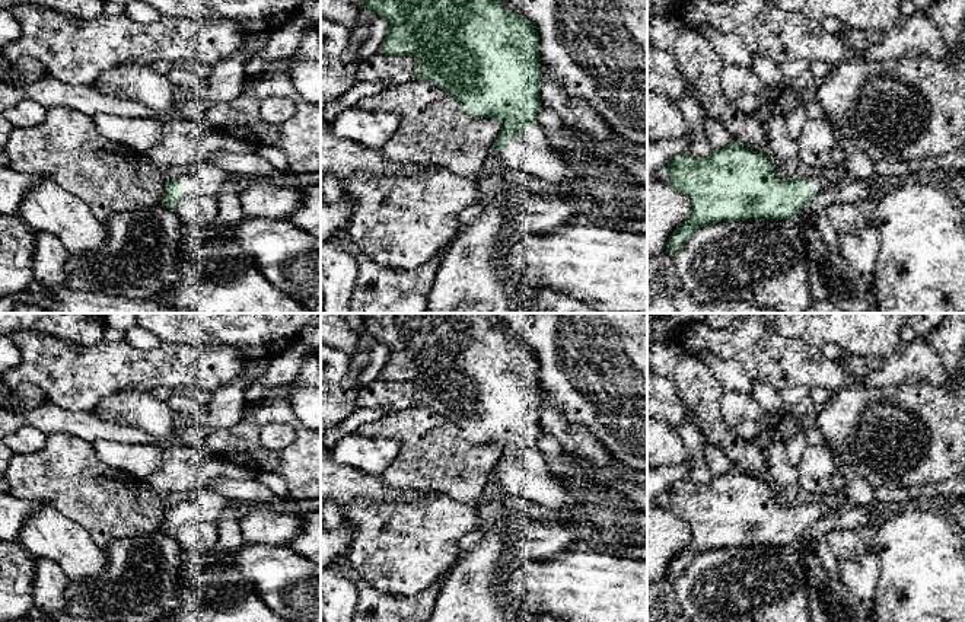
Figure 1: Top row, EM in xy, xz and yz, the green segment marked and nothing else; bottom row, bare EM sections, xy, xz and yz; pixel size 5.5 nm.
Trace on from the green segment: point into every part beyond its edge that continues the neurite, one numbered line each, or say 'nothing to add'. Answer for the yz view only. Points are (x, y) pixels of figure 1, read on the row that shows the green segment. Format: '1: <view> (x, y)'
1: yz (817, 182)

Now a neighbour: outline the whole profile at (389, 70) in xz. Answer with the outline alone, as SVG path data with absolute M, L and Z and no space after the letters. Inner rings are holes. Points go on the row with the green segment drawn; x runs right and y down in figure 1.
M375 54L359 67L357 82L378 82L386 87L407 84L415 77L415 60L411 55Z

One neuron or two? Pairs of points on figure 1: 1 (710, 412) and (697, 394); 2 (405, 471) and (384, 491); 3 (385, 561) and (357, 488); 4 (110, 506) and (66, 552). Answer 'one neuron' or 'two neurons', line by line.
1: one neuron
2: two neurons
3: two neurons
4: two neurons

